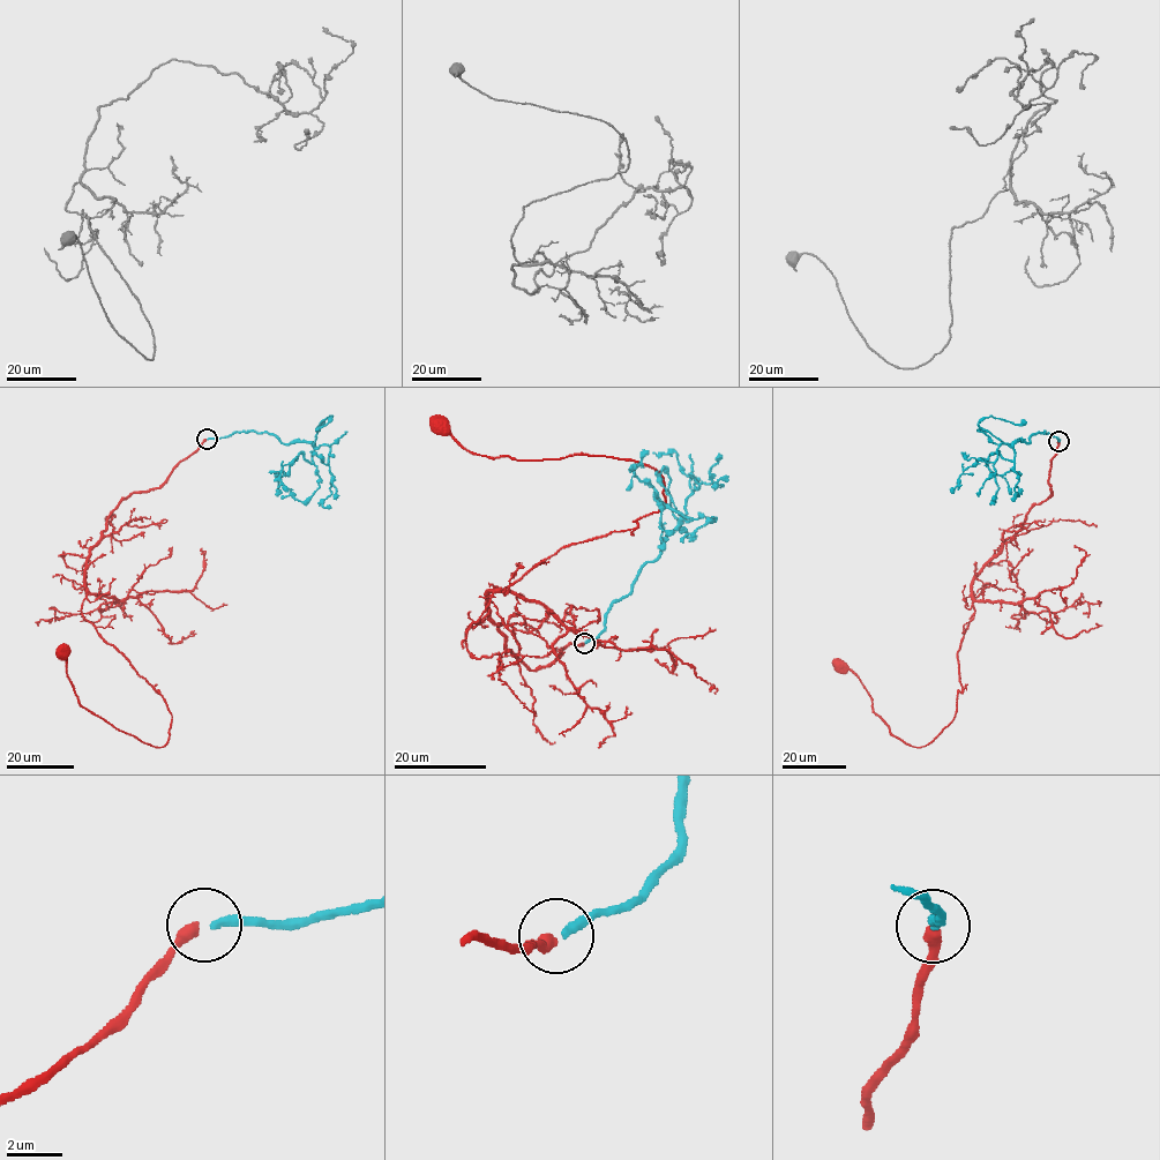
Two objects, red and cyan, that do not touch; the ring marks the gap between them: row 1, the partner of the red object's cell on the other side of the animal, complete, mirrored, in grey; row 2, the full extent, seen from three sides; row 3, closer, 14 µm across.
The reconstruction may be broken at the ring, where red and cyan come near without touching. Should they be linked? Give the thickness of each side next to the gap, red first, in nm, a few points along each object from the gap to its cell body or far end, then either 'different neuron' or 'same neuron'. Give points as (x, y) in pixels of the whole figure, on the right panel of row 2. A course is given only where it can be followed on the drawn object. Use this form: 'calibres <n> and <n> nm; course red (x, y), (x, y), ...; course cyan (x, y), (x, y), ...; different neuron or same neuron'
calibres 460 and 320 nm; course red (1057, 441), (1049, 498), (974, 581), (952, 721), (922, 747), (906, 745), (838, 664); course cyan (1059, 441), (1037, 433), (1030, 442), (1016, 441), (1012, 461), (997, 453), (979, 458), (963, 471), (951, 493); same neuron

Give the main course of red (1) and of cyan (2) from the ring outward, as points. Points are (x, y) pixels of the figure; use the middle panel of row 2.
1: (583, 643), (528, 670), (487, 595), (665, 507), (660, 474), (603, 456), (493, 458), (440, 423)
2: (585, 643), (598, 636), (608, 610), (631, 590), (663, 541), (691, 518), (637, 478), (634, 465), (648, 450)

